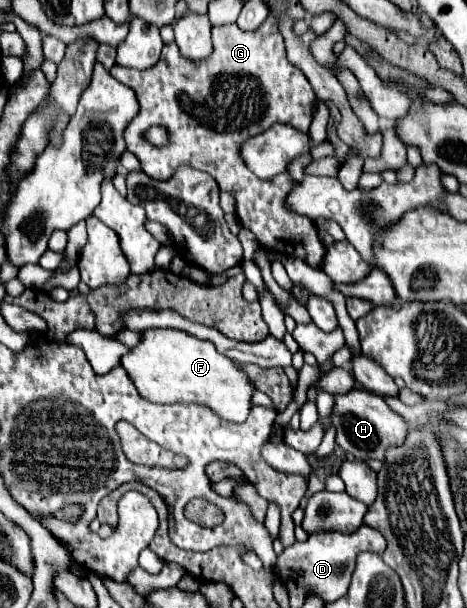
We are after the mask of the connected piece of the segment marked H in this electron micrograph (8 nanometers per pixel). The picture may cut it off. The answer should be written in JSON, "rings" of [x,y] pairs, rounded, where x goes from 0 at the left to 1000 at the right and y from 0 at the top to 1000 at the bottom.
{"rings":[[[754,640],[741,650],[719,650],[711,696],[724,706],[719,729],[741,745],[758,748],[771,758],[784,758],[784,755],[818,758],[818,752],[827,752],[827,738],[844,732],[861,732],[874,712],[869,692],[852,679],[844,679],[809,650],[788,646],[779,640]]]}

